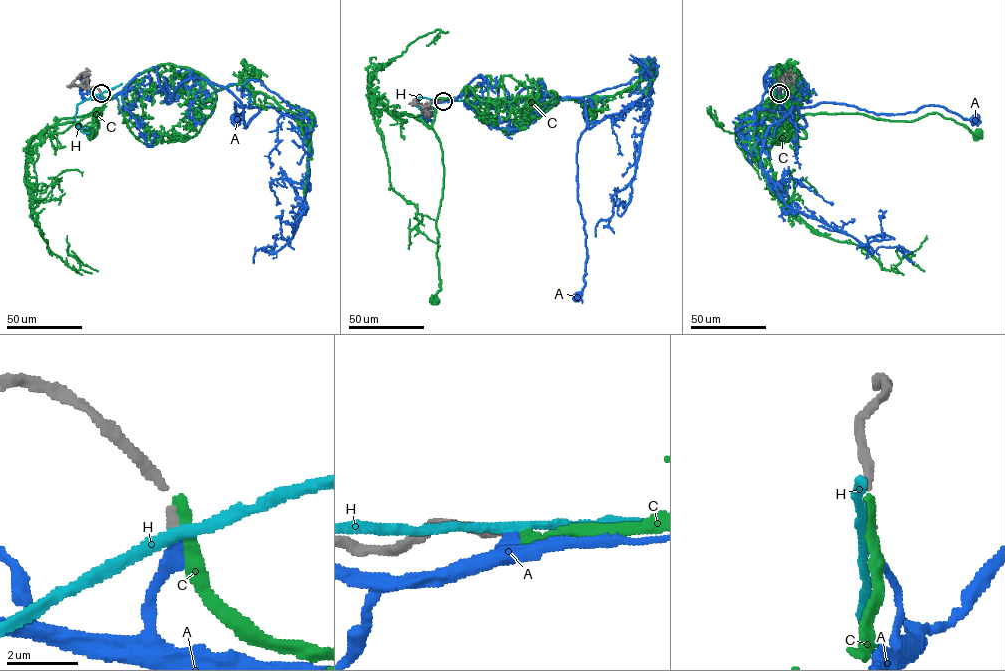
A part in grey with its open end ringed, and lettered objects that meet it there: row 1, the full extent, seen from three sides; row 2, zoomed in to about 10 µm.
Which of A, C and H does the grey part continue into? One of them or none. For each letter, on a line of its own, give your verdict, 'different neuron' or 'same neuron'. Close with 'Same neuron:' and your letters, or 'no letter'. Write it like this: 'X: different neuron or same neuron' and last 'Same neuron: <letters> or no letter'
A: same neuron
C: different neuron
H: different neuron
Same neuron: A

